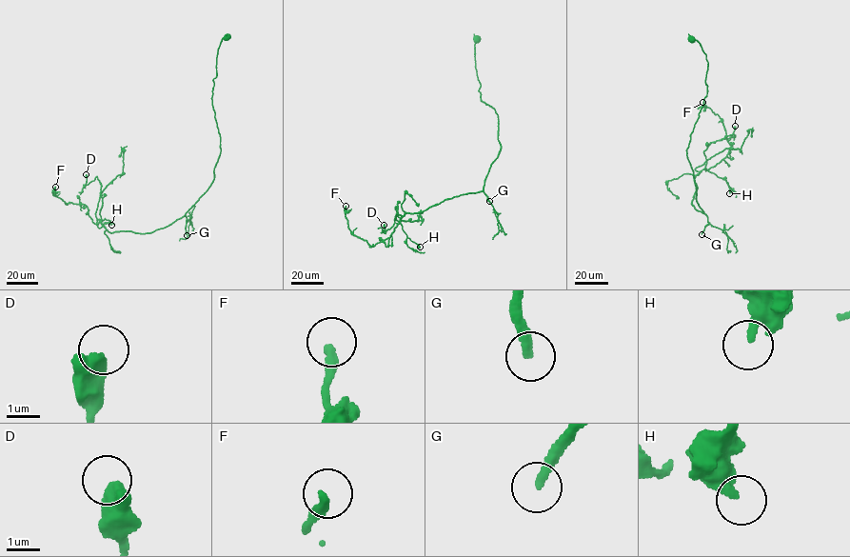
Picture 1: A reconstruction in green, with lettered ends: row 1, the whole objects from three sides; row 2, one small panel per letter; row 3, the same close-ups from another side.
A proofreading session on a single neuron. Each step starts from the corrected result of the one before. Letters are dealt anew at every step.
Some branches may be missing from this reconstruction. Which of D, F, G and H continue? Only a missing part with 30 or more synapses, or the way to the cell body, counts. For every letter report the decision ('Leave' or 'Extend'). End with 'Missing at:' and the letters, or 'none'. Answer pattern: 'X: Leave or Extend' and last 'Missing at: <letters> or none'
D: Leave
F: Leave
G: Extend
H: Leave
Missing at: G

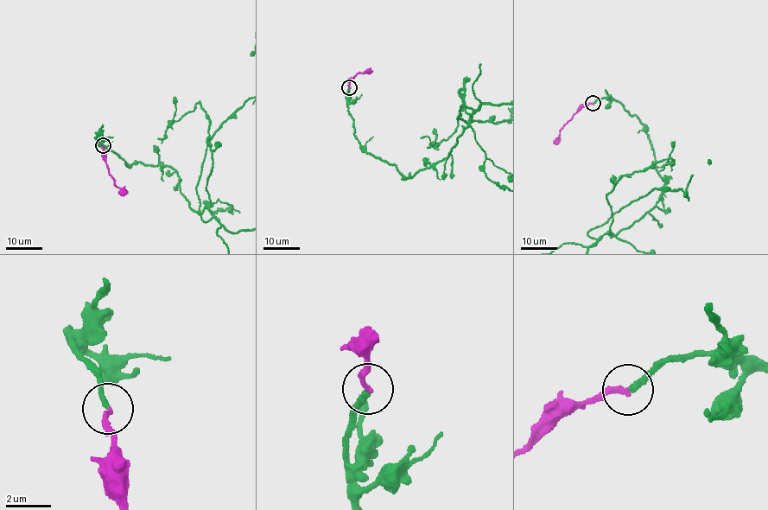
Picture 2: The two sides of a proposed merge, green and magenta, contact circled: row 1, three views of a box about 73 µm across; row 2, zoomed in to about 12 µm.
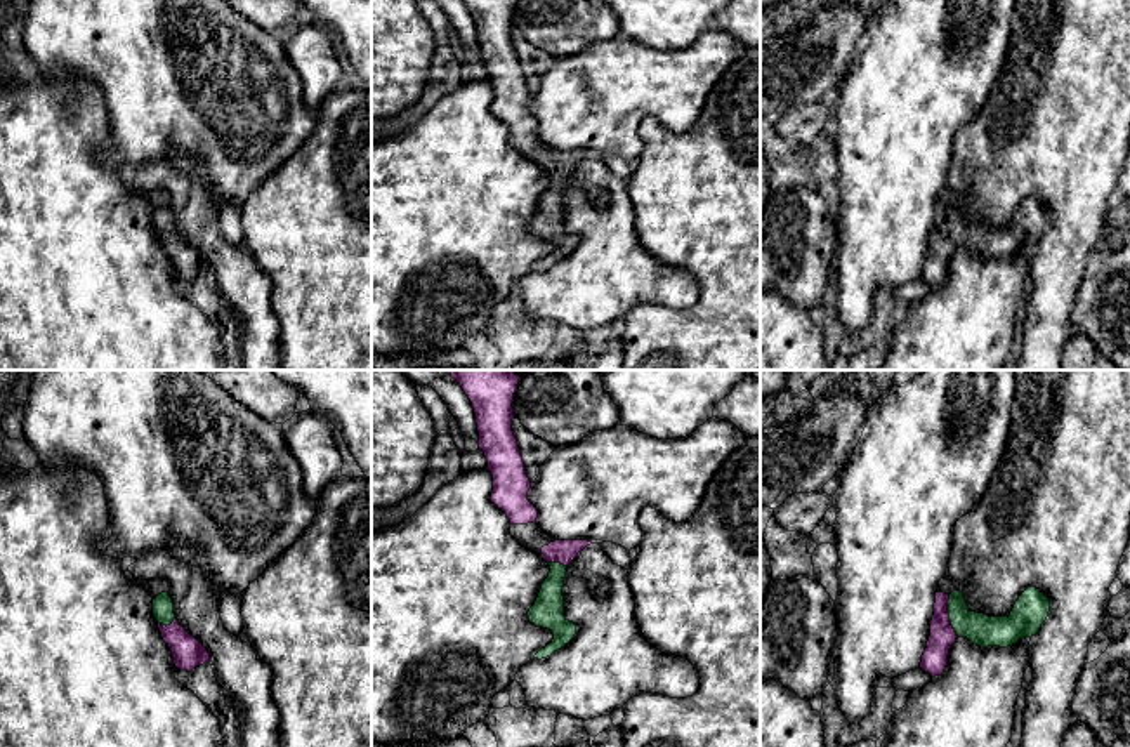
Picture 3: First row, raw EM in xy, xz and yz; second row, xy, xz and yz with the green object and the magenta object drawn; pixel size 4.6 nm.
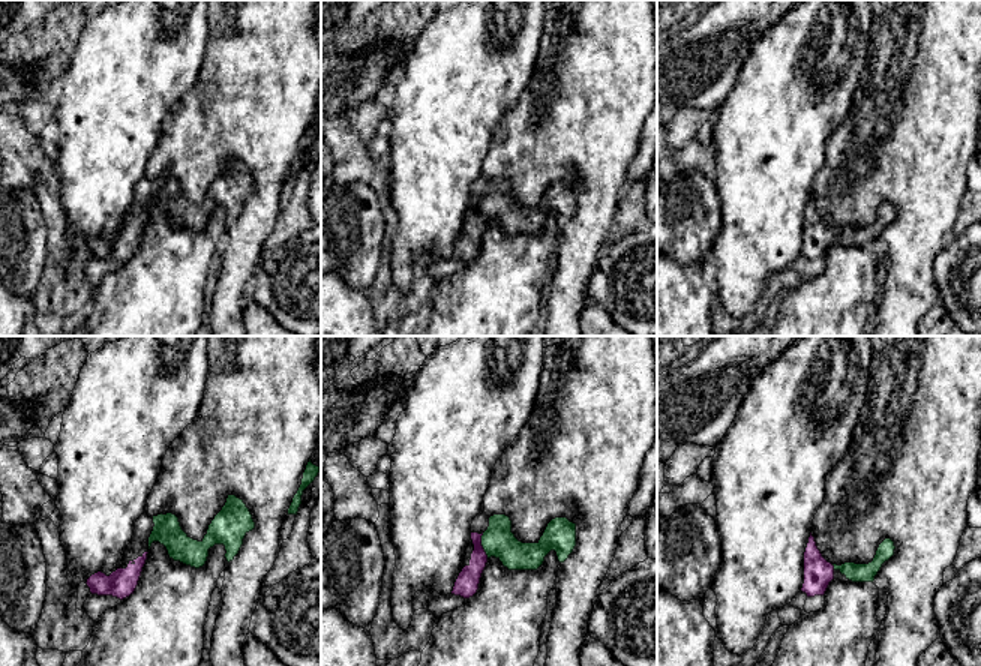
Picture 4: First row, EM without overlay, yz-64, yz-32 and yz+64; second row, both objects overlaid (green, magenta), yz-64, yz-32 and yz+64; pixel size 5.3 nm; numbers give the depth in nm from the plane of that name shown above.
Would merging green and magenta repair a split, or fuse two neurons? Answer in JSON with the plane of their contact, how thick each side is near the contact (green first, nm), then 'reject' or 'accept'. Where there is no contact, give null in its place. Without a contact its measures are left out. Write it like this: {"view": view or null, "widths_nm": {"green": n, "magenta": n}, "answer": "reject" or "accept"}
{"view": "yz", "widths_nm": {"green": 150, "magenta": 120}, "answer": "accept"}

